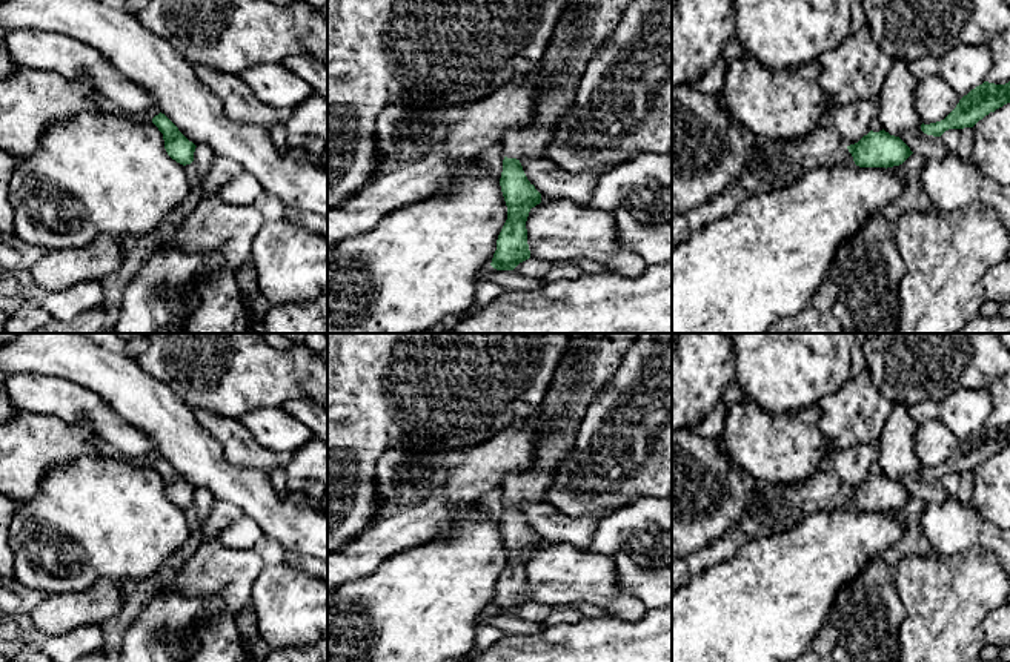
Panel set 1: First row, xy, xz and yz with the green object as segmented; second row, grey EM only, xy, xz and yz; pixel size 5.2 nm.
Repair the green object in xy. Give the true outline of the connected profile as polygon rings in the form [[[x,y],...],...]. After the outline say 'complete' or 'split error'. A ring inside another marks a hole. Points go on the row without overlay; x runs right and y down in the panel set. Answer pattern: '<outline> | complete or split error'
[[[160,456],[155,459],[152,467],[163,478],[168,499],[183,510],[191,508],[197,490],[189,485],[164,458]]] | complete

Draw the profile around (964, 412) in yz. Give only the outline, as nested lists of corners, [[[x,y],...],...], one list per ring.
[[[987,387],[961,389],[939,402],[938,419],[962,442],[987,425],[993,399]]]

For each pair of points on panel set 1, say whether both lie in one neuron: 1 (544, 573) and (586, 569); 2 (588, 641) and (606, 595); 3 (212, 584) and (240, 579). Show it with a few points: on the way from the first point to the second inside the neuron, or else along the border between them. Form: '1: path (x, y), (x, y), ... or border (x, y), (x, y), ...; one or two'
1: path (555, 573), (575, 573); one
2: border (604, 613), (621, 619), (640, 619); two
3: path (219, 579), (234, 579); one

